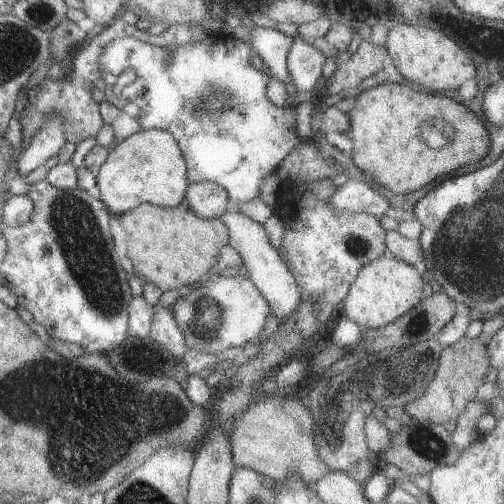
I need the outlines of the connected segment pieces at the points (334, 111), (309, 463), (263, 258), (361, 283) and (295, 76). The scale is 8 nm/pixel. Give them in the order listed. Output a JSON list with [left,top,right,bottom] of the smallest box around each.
[[317,83,490,195],[227,398,330,489],[220,211,302,324],[341,251,428,330],[287,37,326,93]]

